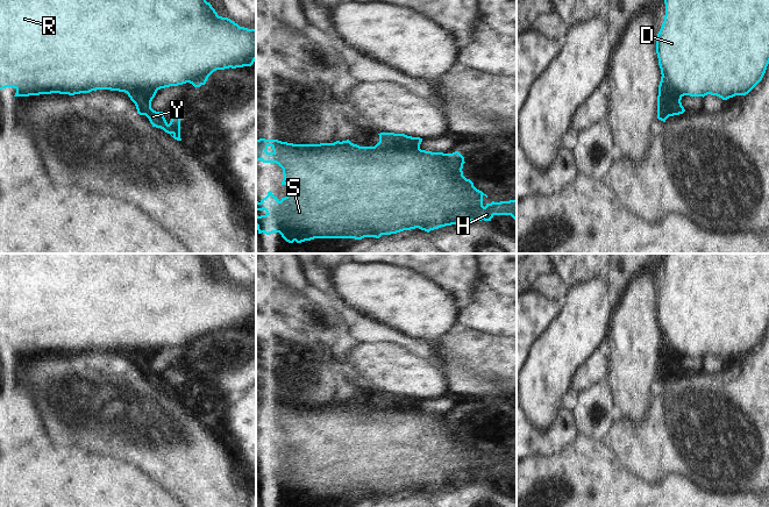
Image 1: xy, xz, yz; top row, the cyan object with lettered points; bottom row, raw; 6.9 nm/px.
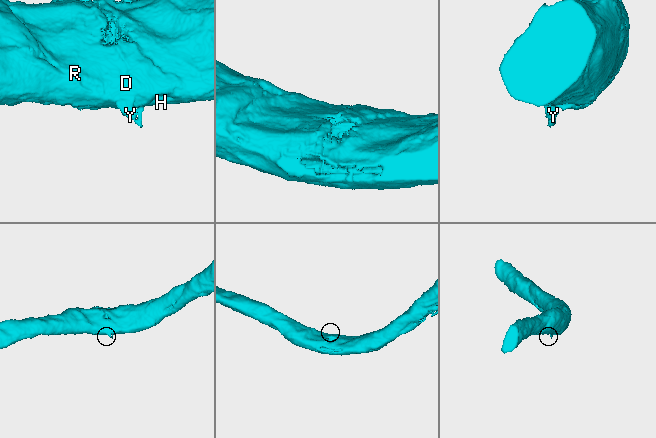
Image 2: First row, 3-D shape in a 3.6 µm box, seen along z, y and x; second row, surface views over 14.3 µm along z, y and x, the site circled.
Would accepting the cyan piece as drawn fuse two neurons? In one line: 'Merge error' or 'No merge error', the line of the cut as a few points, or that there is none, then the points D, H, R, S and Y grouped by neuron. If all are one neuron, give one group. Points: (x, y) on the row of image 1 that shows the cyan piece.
Merge error. Split along xz (379, 141), (396, 149), (419, 149). Groups: D H R S / Y

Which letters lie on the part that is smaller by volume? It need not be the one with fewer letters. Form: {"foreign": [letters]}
{"foreign": ["Y"]}

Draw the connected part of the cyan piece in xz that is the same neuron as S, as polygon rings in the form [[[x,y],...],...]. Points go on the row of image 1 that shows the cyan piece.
[[[259,138],[256,140],[256,162],[262,160],[263,163],[276,163],[278,164],[282,169],[283,169],[283,174],[284,174],[284,179],[282,181],[282,185],[286,185],[287,186],[287,195],[285,198],[282,198],[282,200],[279,201],[277,199],[277,197],[275,197],[272,194],[272,191],[268,192],[268,195],[265,198],[263,198],[259,202],[256,200],[256,227],[258,230],[258,234],[266,234],[270,235],[272,233],[279,233],[282,235],[282,237],[289,242],[289,243],[293,243],[294,241],[297,243],[301,243],[305,241],[311,241],[314,238],[355,238],[355,240],[362,240],[364,237],[376,237],[379,238],[382,235],[391,235],[391,234],[397,234],[404,230],[411,230],[411,229],[415,229],[419,228],[421,230],[425,230],[427,233],[429,233],[430,230],[434,229],[439,229],[441,227],[446,227],[446,226],[451,226],[451,224],[457,224],[457,223],[463,223],[463,222],[468,222],[468,221],[491,221],[491,219],[494,215],[511,215],[515,221],[517,221],[517,200],[510,200],[510,201],[500,201],[500,202],[494,202],[492,201],[491,203],[486,203],[486,206],[483,206],[483,197],[485,195],[487,198],[486,194],[484,194],[482,191],[477,190],[473,186],[473,183],[470,179],[467,179],[463,176],[463,164],[464,162],[464,157],[458,152],[455,151],[453,153],[443,153],[443,152],[432,152],[432,151],[426,151],[426,150],[396,150],[393,148],[389,148],[384,144],[382,144],[380,142],[378,142],[375,147],[359,147],[357,144],[351,143],[349,140],[347,141],[336,141],[334,143],[320,143],[320,144],[293,144],[293,143],[287,143],[287,142],[282,142],[278,140],[265,140],[265,138]]]

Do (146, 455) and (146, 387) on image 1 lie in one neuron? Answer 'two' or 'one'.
one

